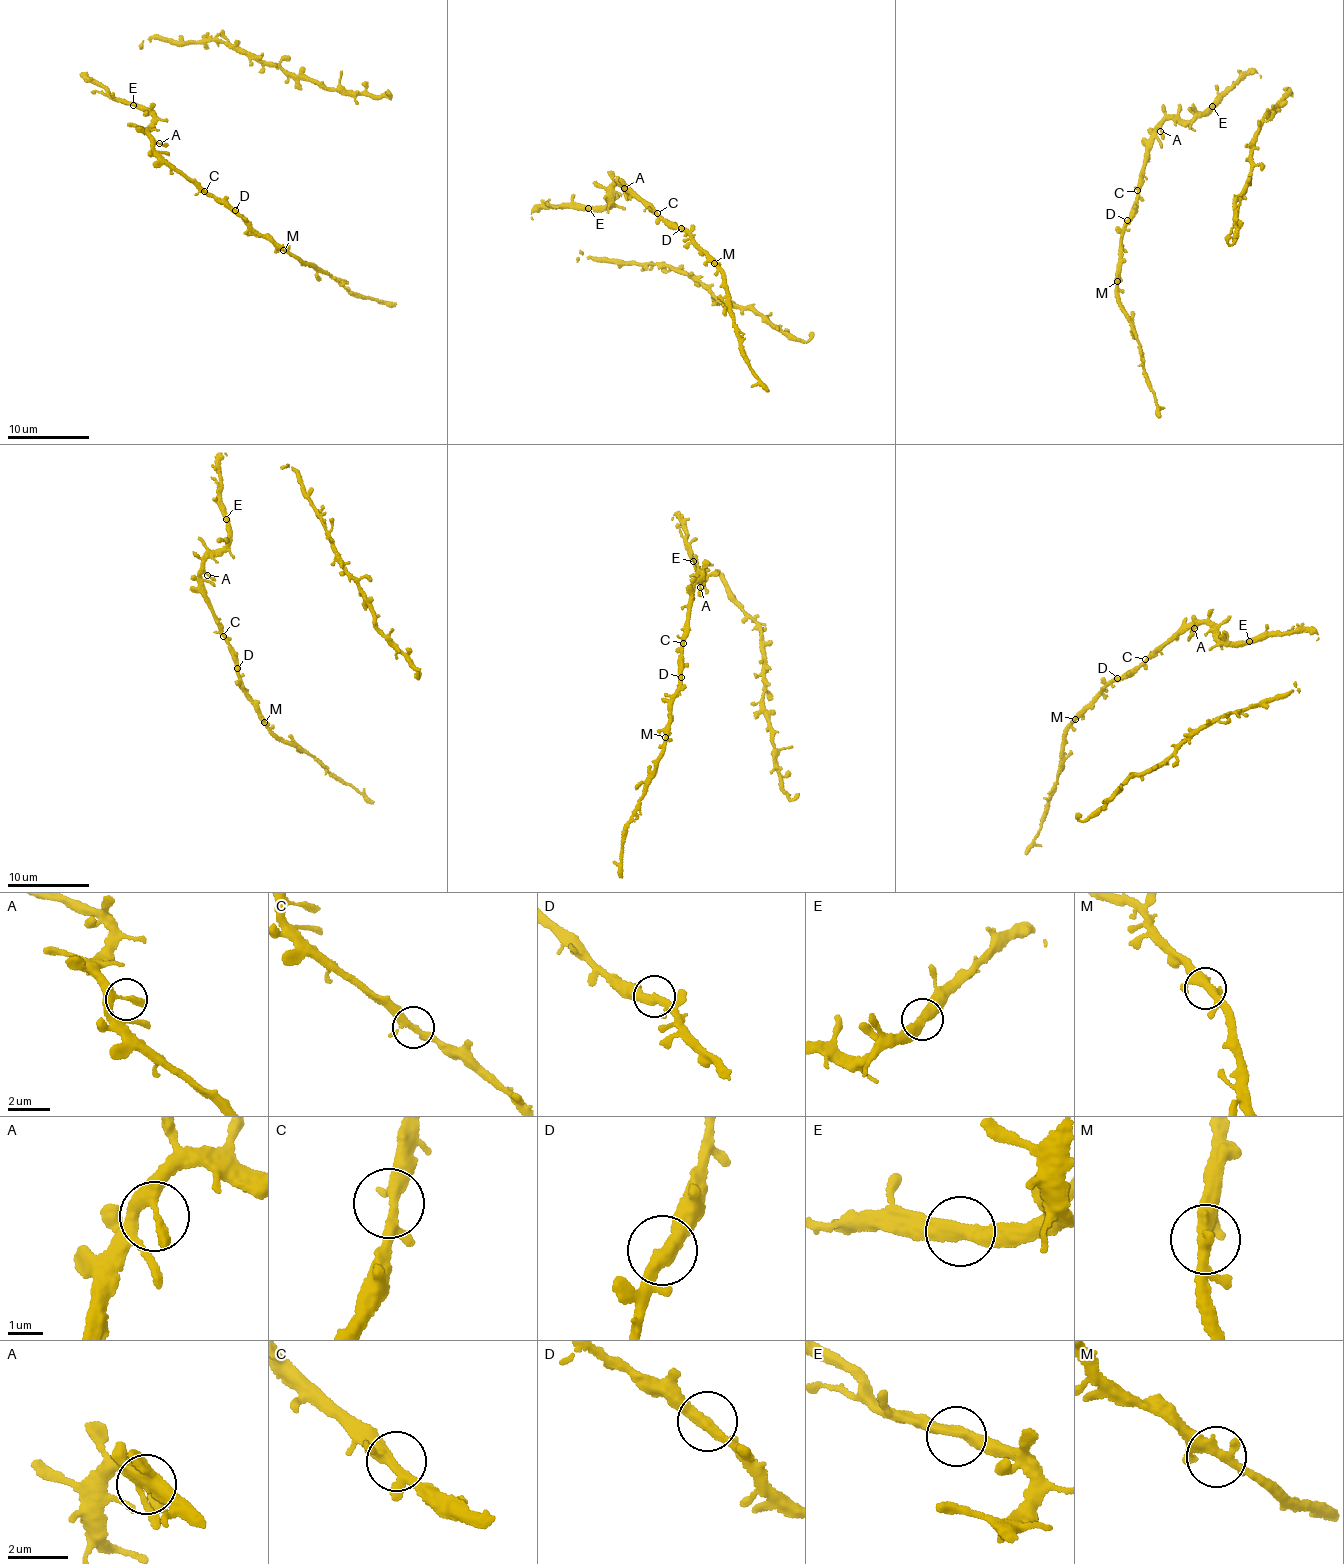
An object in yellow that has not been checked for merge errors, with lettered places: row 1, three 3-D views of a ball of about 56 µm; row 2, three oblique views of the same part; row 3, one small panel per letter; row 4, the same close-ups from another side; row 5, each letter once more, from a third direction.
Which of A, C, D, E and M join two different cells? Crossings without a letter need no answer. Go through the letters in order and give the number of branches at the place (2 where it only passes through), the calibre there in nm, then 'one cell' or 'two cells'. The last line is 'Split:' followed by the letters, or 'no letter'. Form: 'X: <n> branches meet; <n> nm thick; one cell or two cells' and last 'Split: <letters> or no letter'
A: 2 branches meet; 280 nm thick; one cell
C: 4 branches meet; 280 nm thick; one cell
D: 3 branches meet; 300 nm thick; one cell
E: 2 branches meet; 400 nm thick; one cell
M: 4 branches meet; 320 nm thick; one cell
Split: no letter

